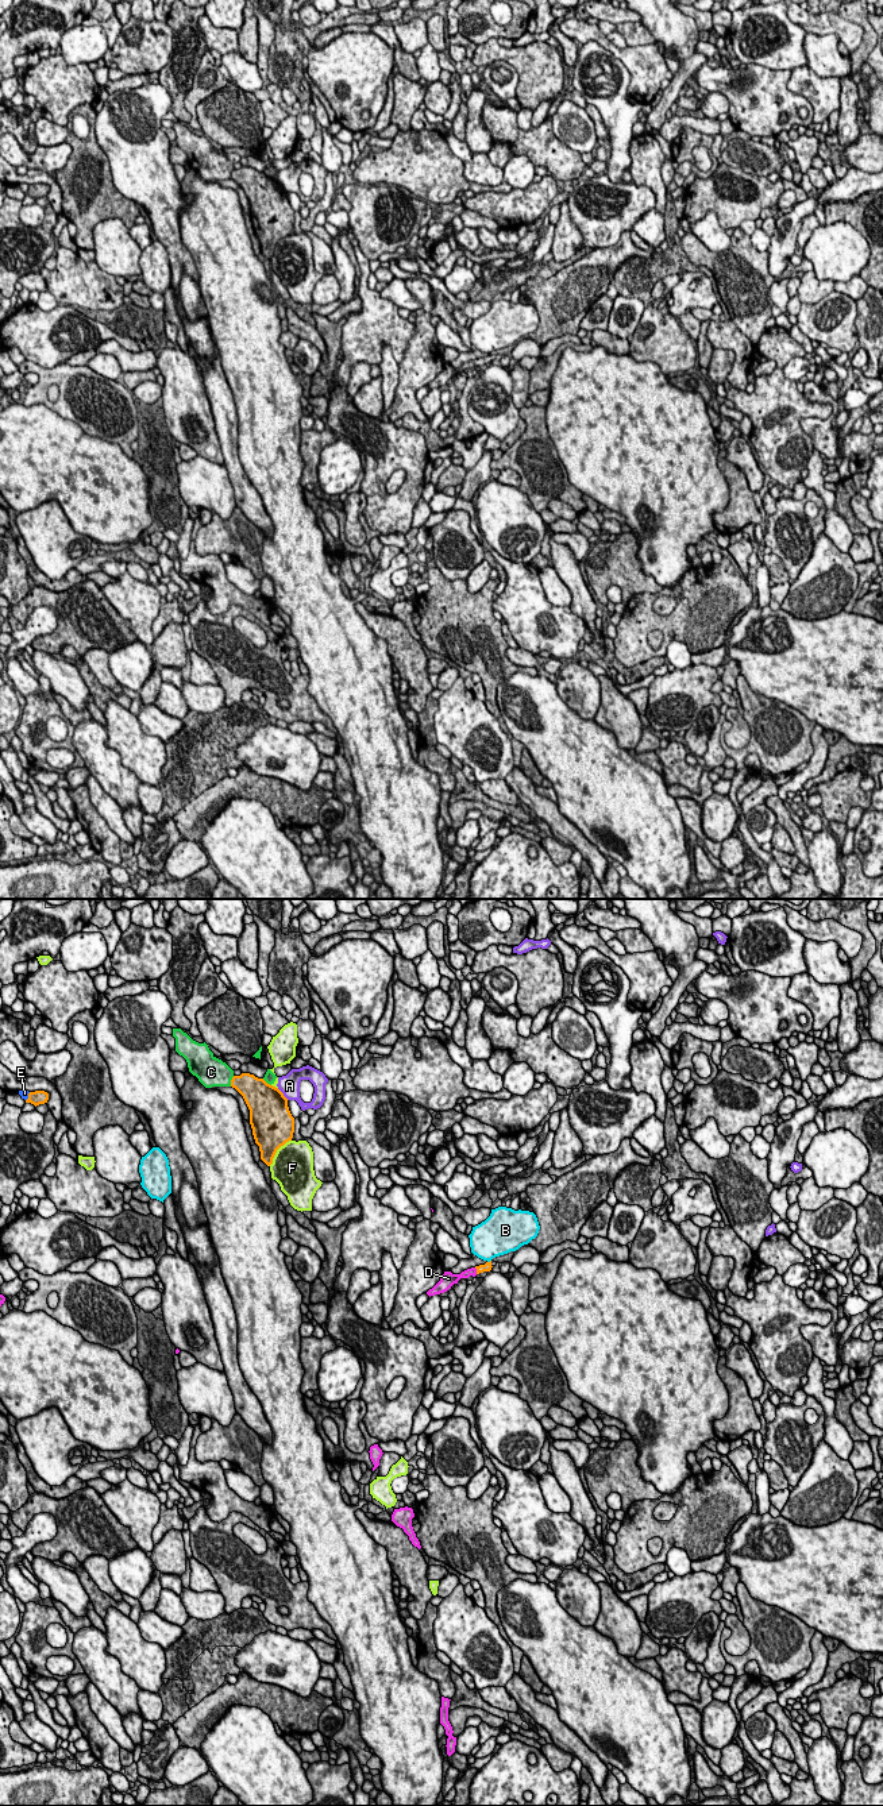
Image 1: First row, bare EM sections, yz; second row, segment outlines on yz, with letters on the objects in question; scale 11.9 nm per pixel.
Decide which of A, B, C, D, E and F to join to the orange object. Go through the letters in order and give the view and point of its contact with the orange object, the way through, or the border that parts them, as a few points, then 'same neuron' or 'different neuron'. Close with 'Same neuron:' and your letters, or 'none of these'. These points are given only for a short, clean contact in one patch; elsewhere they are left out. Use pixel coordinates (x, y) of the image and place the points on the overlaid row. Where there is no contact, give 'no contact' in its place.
A: contact yz (282, 1093); different neuron
B: contact yz (490, 1261); different neuron
C: contact yz (231, 1081); different neuron
D: contact yz (477, 1270); way yz (488, 1266), (477, 1270), (470, 1272); same neuron
E: contact yz (29, 1096); different neuron
F: contact yz (276, 1152); different neuron
Same neuron: D

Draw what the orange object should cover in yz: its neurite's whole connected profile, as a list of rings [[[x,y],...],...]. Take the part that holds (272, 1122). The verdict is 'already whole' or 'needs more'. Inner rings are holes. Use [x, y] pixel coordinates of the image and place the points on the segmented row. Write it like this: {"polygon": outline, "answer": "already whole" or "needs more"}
{"polygon": [[[250,1073],[234,1076],[231,1087],[243,1096],[250,1110],[250,1124],[261,1159],[270,1166],[277,1150],[293,1138],[294,1118],[288,1099],[278,1088]]], "answer": "already whole"}

